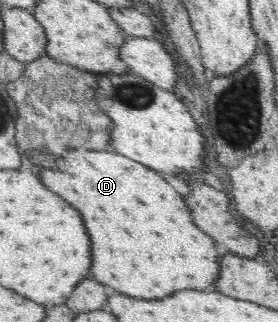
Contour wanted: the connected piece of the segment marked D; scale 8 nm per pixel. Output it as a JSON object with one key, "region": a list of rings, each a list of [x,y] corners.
{"region":[[[70,149],[55,167],[39,167],[41,183],[81,213],[95,255],[91,271],[97,281],[109,291],[137,299],[161,299],[181,289],[213,289],[219,277],[220,247],[197,228],[179,191],[154,169],[115,151]]]}

